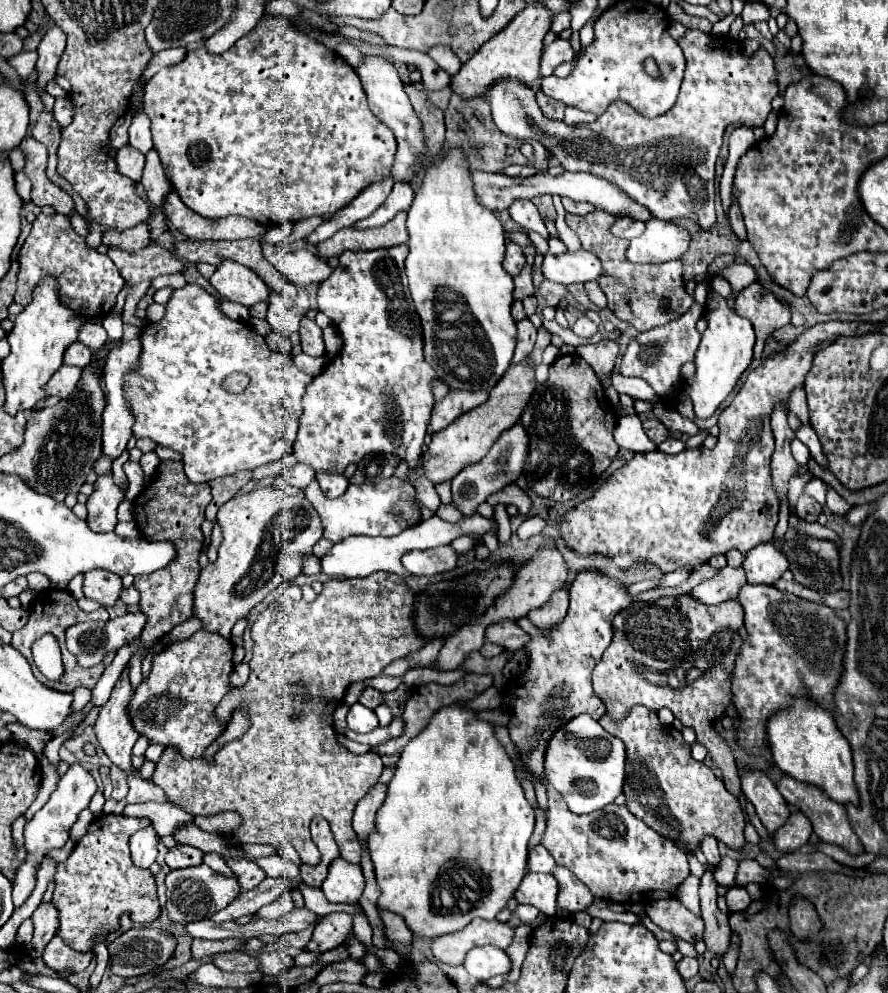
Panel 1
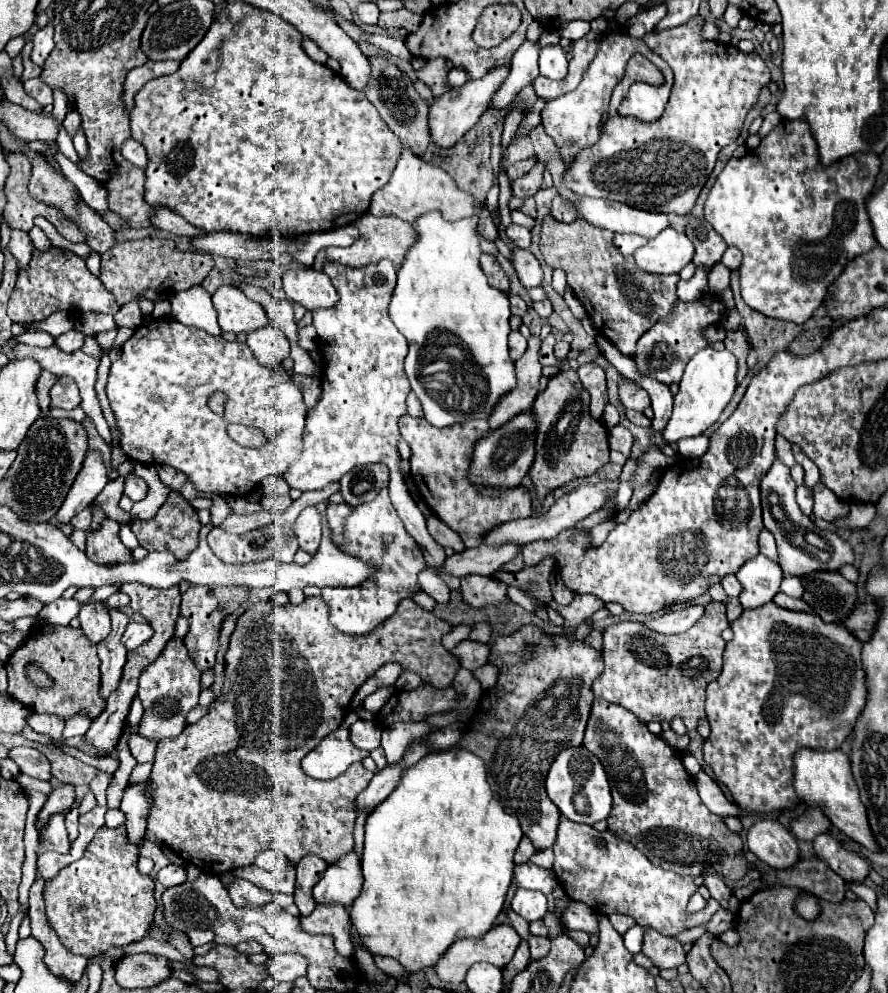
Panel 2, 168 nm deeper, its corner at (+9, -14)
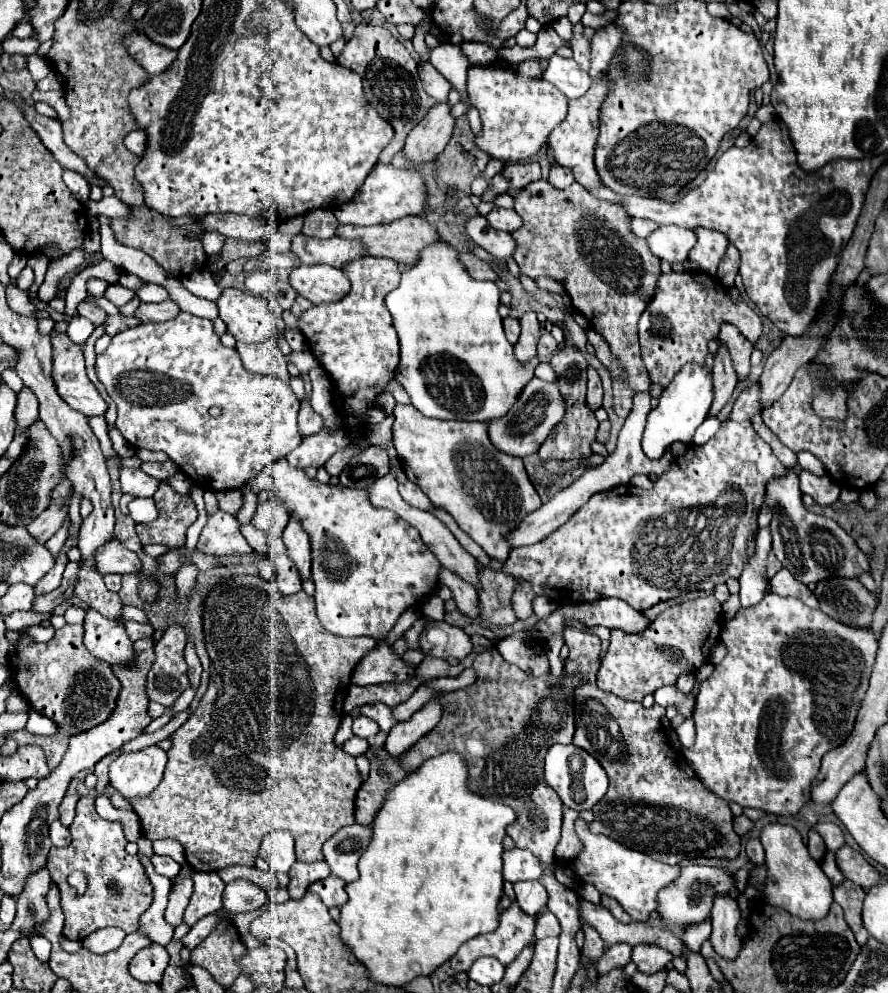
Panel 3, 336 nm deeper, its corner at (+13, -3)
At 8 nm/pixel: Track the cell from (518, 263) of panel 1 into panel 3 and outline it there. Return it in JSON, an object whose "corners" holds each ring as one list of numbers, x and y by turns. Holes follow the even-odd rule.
{"corners":[[463,253,459,259,461,259,465,271,469,271,469,275,473,275,473,279,477,279,477,281,495,281,497,279,497,273,485,261,477,259,473,253]]}

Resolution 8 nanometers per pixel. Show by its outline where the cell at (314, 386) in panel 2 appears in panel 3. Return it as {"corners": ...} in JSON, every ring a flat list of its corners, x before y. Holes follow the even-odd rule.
{"corners":[[303,401,301,411,299,411,299,433,301,435,315,435,315,431,321,429,321,427,323,427,321,415,317,415,313,411,309,401]]}

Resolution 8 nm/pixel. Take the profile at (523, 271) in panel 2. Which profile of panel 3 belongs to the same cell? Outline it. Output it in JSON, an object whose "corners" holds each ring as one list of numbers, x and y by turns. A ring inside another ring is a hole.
{"corners":[[471,217,465,221,465,231,467,235,485,251,489,251,497,259,507,259,515,251,515,239,505,233,489,227,489,221,485,217]]}

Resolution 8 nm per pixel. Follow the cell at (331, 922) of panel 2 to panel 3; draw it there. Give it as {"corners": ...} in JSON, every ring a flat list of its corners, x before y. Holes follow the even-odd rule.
{"corners":[[331,875,323,881,313,883,309,887,309,891,317,893,327,907,341,907,347,901,347,893,343,887,345,887,345,883,341,883,341,879,337,879,335,875]]}

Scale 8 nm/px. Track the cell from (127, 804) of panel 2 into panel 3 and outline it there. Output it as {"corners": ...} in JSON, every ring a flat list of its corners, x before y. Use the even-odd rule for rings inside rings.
{"corners":[[157,745,145,747,141,751,121,753,111,763,111,785,121,791,123,797,135,799,145,797,157,787,163,777,163,769,167,763,167,753]]}

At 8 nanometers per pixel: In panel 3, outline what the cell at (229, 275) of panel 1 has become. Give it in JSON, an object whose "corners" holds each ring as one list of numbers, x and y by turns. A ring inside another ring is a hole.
{"corners":[[223,289,217,301,219,317,241,343,263,343,275,333,275,319,263,297,253,297,237,289]]}

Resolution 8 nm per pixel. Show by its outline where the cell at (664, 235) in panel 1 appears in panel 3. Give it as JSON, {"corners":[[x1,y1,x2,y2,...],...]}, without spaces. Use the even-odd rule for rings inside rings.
{"corners":[[661,225,647,237,651,253,669,263,685,261,689,251,695,247,695,241,697,235,693,229,683,229,677,225]]}

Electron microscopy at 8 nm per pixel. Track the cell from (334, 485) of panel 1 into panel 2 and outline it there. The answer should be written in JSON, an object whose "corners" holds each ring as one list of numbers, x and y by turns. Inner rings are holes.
{"corners":[[315,506,305,508,293,524,293,530,299,540,299,548,315,554,321,542,321,514]]}

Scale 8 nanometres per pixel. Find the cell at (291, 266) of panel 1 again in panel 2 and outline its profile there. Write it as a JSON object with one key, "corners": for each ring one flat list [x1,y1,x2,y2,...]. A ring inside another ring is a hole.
{"corners":[[313,268,287,270,283,274,283,290,289,300,305,306,307,310,335,306,339,298,329,276]]}

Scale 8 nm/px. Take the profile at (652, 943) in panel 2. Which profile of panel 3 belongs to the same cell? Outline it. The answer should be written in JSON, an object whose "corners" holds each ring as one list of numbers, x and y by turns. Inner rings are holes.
{"corners":[[635,945,631,951,631,961,645,975,653,975,671,961,671,953,655,945]]}

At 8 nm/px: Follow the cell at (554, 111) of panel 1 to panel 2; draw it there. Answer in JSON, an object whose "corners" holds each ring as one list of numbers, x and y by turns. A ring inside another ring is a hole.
{"corners":[[527,158,527,160,521,160,521,162,513,164,513,166,509,166,509,168,507,168,507,176,509,176,509,180,515,180,515,178,527,174,529,168,535,164,535,160,537,160,537,158]]}

